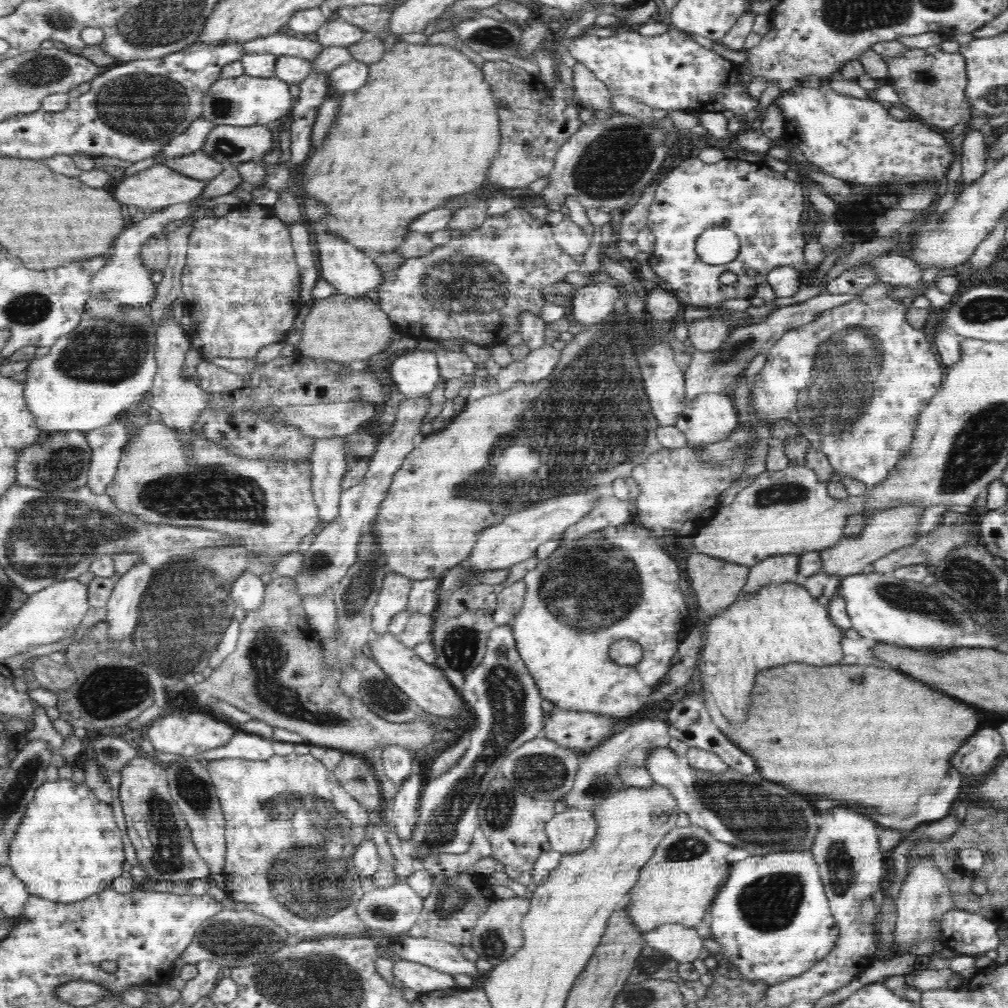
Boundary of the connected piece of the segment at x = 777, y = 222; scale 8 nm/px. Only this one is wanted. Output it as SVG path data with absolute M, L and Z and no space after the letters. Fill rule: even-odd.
M729 156L717 163L700 162L698 158L690 158L682 162L676 170L672 170L656 186L655 198L649 208L648 228L655 236L654 251L650 254L652 270L665 282L665 287L672 291L680 303L691 304L697 308L717 306L730 298L746 298L753 296L760 283L767 282L768 273L776 267L790 266L798 274L811 275L815 270L808 270L804 261L804 246L808 237L800 231L800 220L804 214L803 183L799 179L788 178L784 173L773 171L764 163L751 163ZM710 226L728 226L739 238L740 252L738 256L722 265L709 265L702 262L697 255L696 240ZM748 270L756 270L756 276L749 276ZM724 272L737 274L737 281L731 285L720 283L718 278Z

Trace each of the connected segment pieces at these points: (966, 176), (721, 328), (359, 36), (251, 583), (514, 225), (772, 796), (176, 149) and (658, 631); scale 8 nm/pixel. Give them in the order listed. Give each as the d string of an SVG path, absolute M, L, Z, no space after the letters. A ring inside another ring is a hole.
M983 129L981 131L972 130L972 132L966 134L962 142L961 176L965 180L963 186L974 182L990 167L994 166L994 162L991 162L988 158L984 137Z
M708 316L686 325L689 329L688 339L698 352L714 352L729 338L730 328L720 316Z
M342 18L326 21L324 26L316 31L317 41L324 47L350 47L366 37L368 37L368 33L362 31L362 28L350 24Z
M246 570L234 579L230 595L234 602L245 611L258 610L264 602L265 584L260 577Z
M521 206L511 209L501 215L488 215L480 228L467 231L462 236L451 238L450 241L442 246L434 247L428 254L416 258L404 259L398 268L386 271L383 274L383 281L375 288L378 292L379 308L382 309L388 316L389 320L396 326L396 331L402 337L411 337L416 340L430 339L446 341L449 339L466 339L477 345L496 345L506 343L509 334L521 333L521 318L522 312L531 312L540 317L540 310L548 303L542 296L542 288L556 284L556 282L564 282L567 274L570 272L578 272L580 263L576 262L572 255L569 255L562 247L554 240L551 224L545 219L538 219L532 216L527 210Z
M669 746L653 748L645 767L654 783L665 786L672 793L679 810L689 815L691 823L708 830L719 842L742 848L750 856L782 850L810 852L814 846L820 826L816 822L816 810L800 796L762 780L760 774L752 776L730 768L720 773L692 768L685 756L676 754Z
M201 117L199 120L193 121L192 125L186 128L184 134L172 138L158 154L164 153L165 158L167 158L166 160L168 160L202 151L202 146L206 142L208 134L216 126L216 124L208 120L203 120Z
M626 523L590 532L584 538L561 544L536 568L529 570L523 581L526 583L523 608L510 627L518 653L534 677L542 698L552 701L556 708L592 712L616 720L645 709L646 700L654 698L653 689L668 674L673 666L672 657L693 628L680 590L680 568L666 550L658 546L652 531ZM620 638L635 640L642 647L643 657L638 664L622 666L608 656L610 644Z

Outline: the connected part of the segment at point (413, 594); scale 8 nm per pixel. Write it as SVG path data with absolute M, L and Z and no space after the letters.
M440 578L413 581L410 594L408 594L409 604L407 611L409 613L418 612L434 616L439 606L438 588L440 581Z

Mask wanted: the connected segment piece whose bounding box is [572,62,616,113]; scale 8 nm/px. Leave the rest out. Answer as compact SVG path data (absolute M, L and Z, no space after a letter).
M577 62L572 70L574 96L581 107L587 107L590 110L604 110L608 113L616 112L612 106L609 88L598 80L587 66Z

